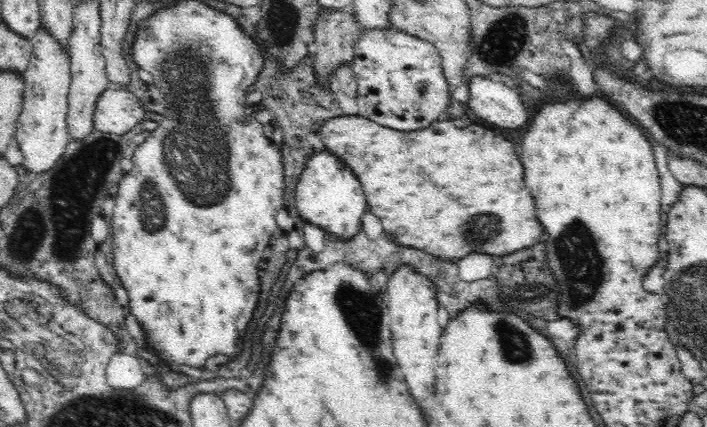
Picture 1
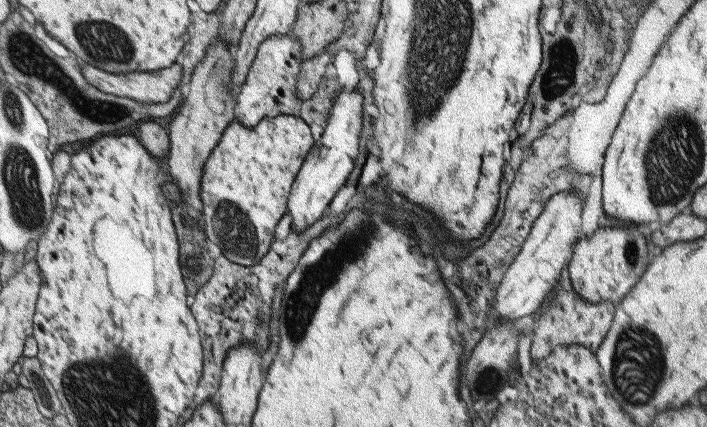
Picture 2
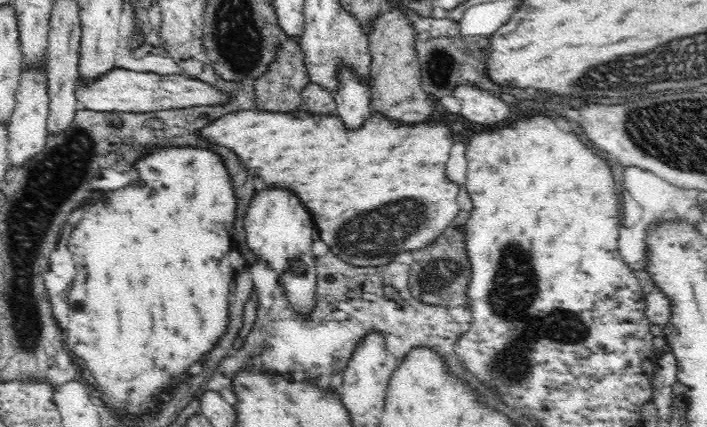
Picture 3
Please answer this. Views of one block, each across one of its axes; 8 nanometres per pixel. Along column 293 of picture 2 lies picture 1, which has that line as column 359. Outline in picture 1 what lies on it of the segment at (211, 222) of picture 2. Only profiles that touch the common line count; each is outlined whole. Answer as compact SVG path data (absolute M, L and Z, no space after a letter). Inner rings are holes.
M358 114L341 115L340 118L330 118L322 122L316 132L320 134L326 150L332 155L337 156L358 178L362 184L368 210L378 216L380 224L383 226L384 237L393 240L400 247L415 248L421 252L427 252L428 255L436 256L442 260L456 261L467 254L479 252L480 254L490 255L508 255L512 250L525 249L532 244L532 240L540 240L540 232L536 232L536 224L528 220L528 200L520 196L520 188L516 188L516 160L512 160L512 142L495 134L492 128L486 128L476 123L471 123L464 128L457 128L450 118L444 118L430 123L427 127L412 129L411 131L394 130L384 125L380 125L369 118L362 118ZM428 216L428 218L426 218ZM490 222L494 228L488 230L484 224Z

